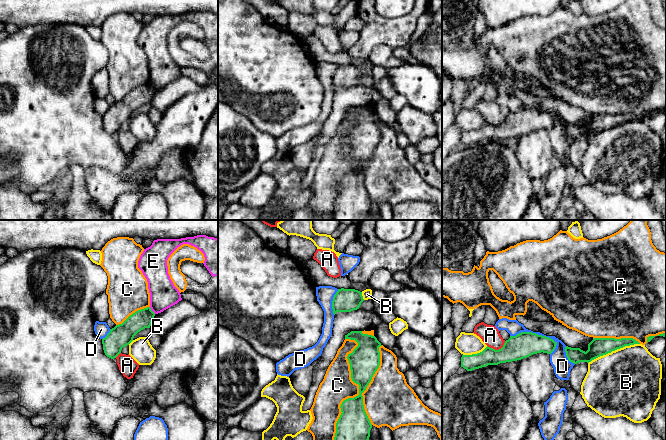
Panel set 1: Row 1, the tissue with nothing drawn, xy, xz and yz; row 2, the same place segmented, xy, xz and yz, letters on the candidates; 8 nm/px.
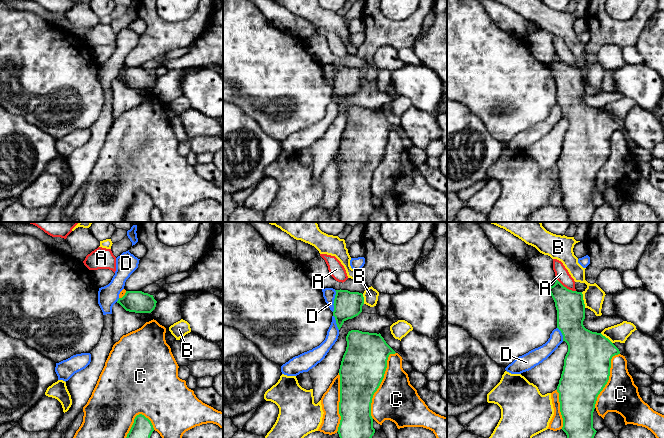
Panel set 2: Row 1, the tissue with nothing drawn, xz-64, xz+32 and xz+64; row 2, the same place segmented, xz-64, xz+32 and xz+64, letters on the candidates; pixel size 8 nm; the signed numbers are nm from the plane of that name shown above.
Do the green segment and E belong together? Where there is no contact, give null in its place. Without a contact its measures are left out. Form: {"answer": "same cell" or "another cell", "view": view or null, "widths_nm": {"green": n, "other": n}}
{"answer": "another cell", "view": "xy", "widths_nm": {"green": 160, "other": 220}}

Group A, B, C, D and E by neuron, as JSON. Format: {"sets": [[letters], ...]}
{"sets": [["A"], ["B"], ["C"], ["D"], ["E"]]}

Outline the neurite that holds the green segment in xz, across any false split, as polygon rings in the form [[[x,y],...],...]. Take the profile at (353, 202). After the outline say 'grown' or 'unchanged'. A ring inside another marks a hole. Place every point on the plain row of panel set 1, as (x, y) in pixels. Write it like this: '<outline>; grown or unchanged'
[[[351,107],[345,115],[355,116],[358,122],[347,135],[350,140],[351,155],[359,161],[359,171],[344,176],[340,182],[341,191],[336,199],[333,220],[367,220],[372,200],[365,188],[362,169],[372,156],[380,141],[379,123],[375,112]]]; unchanged

